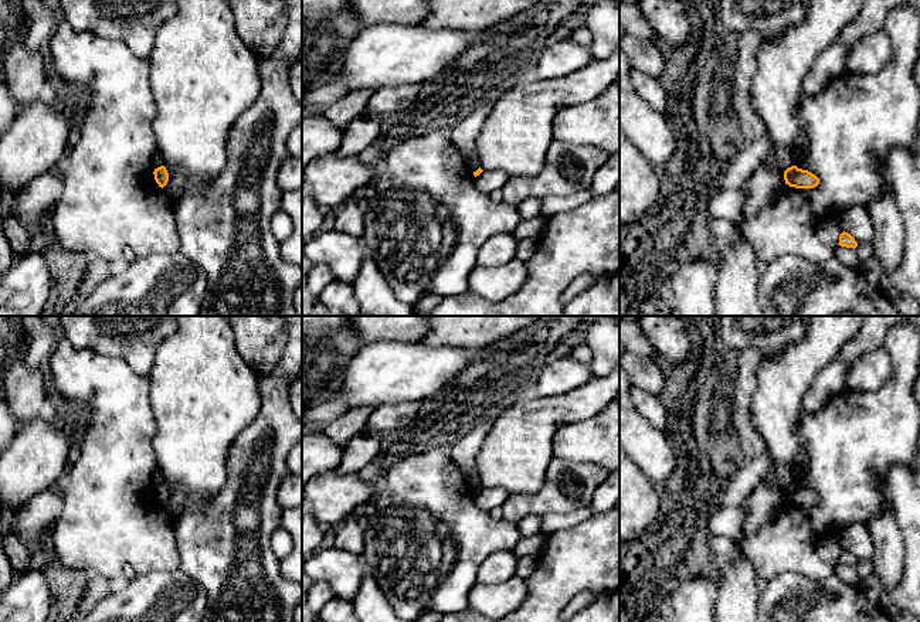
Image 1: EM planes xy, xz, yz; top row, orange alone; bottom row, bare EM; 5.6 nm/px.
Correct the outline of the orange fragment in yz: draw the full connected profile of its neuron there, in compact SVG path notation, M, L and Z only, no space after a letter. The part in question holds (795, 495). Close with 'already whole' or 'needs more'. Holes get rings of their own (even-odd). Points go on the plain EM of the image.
M791 483L784 489L785 502L795 506L814 506L819 502L819 496L808 487Z; already whole

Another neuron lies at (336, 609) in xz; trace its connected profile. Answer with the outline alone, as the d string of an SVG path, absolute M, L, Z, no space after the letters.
M340 598L330 599L319 616L323 622L359 622L353 604Z

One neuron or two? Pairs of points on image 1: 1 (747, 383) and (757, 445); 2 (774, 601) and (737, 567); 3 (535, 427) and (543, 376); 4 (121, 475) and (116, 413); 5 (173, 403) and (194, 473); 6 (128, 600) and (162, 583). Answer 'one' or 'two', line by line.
1: one
2: two
3: two
4: one
5: one
6: one

